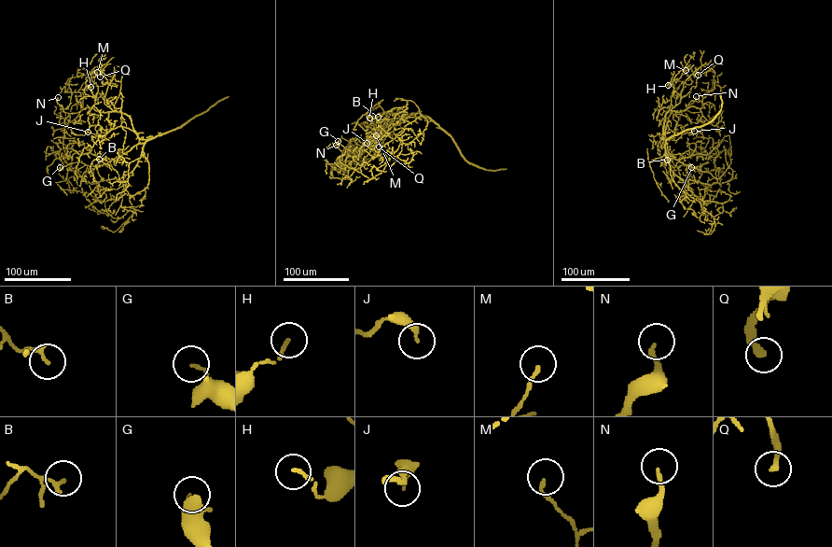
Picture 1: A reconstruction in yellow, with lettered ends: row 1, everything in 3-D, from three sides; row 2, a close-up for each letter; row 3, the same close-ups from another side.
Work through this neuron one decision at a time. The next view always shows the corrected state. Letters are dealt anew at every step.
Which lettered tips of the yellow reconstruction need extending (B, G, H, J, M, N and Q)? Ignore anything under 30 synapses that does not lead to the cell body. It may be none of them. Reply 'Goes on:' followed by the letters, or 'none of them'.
Goes on: none of them

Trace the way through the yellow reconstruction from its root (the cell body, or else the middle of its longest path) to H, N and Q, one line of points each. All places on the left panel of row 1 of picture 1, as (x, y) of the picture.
H: (138, 144), (145, 140), (138, 136), (130, 119), (113, 111), (102, 96), (86, 94), (84, 88), (90, 87)
N: (138, 144), (145, 140), (139, 137), (125, 114), (100, 112), (89, 107), (68, 113), (57, 104), (58, 97)
Q: (138, 144), (145, 140), (138, 136), (130, 119), (104, 104), (107, 81), (102, 73), (100, 77)

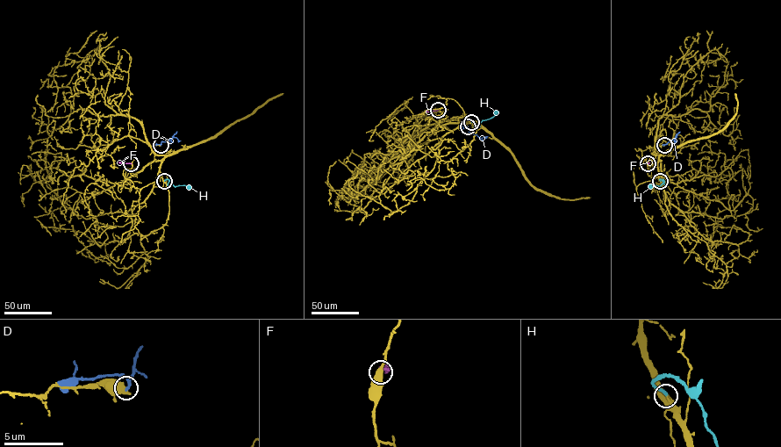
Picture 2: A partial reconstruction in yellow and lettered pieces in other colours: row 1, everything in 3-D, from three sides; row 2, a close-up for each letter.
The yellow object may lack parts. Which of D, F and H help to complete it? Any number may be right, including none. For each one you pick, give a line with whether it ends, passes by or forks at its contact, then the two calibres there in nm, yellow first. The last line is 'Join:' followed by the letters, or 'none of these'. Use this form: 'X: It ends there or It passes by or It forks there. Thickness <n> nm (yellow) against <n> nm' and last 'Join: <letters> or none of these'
Join: none of these

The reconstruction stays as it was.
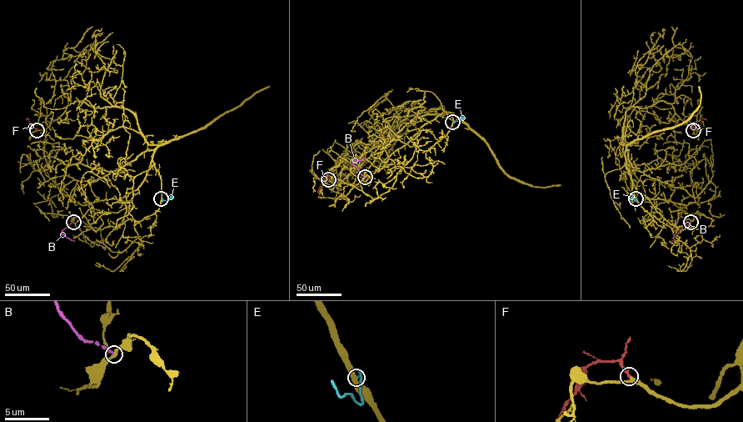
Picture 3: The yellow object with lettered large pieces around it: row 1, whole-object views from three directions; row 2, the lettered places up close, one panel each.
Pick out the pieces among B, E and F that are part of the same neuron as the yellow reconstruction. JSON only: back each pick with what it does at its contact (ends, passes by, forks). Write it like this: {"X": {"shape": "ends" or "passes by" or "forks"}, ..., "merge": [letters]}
{"F": {"shape": "ends"}, "merge": ["F"]}

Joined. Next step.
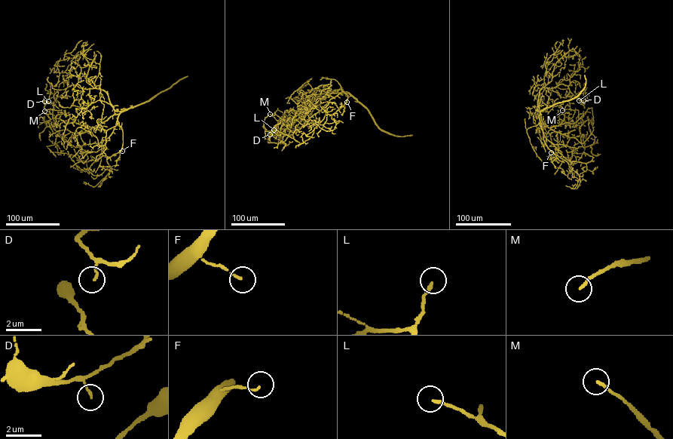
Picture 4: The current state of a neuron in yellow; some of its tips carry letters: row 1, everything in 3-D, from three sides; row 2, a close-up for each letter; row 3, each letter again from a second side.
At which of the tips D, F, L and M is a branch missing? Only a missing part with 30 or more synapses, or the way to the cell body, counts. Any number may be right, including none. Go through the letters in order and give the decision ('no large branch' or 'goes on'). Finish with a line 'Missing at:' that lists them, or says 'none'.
D: no large branch
F: goes on
L: no large branch
M: goes on
Missing at: F, M

